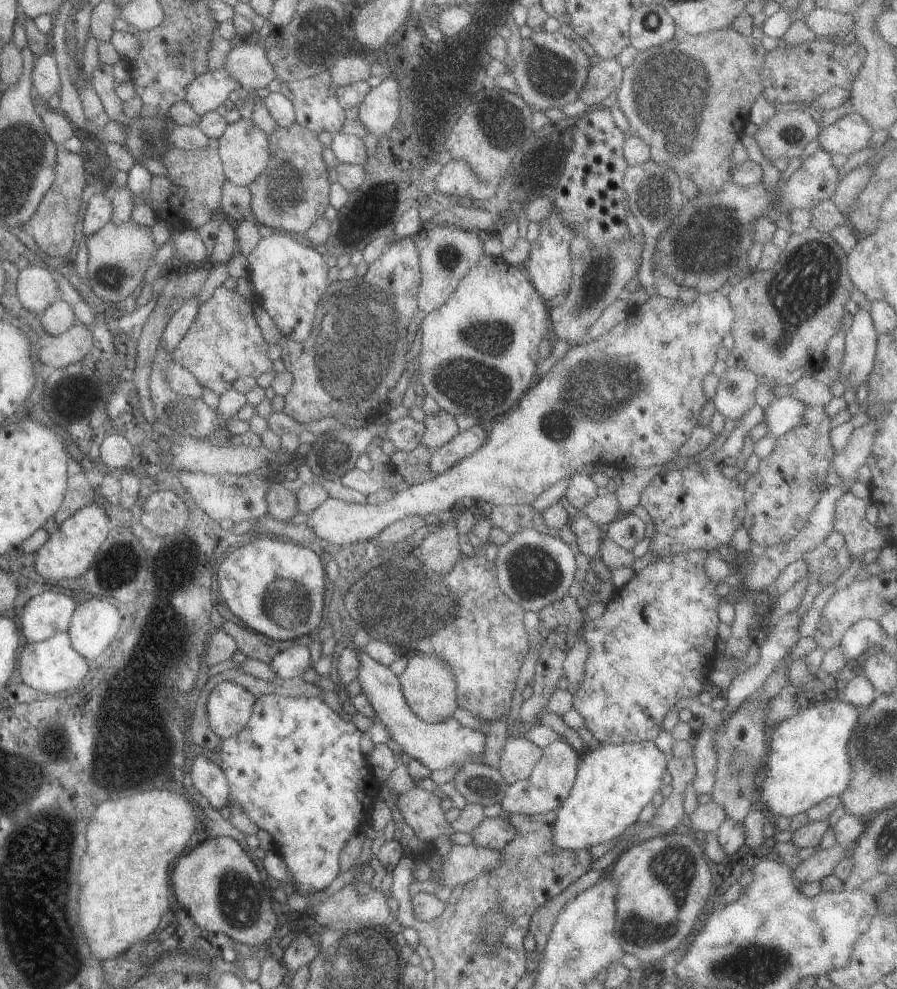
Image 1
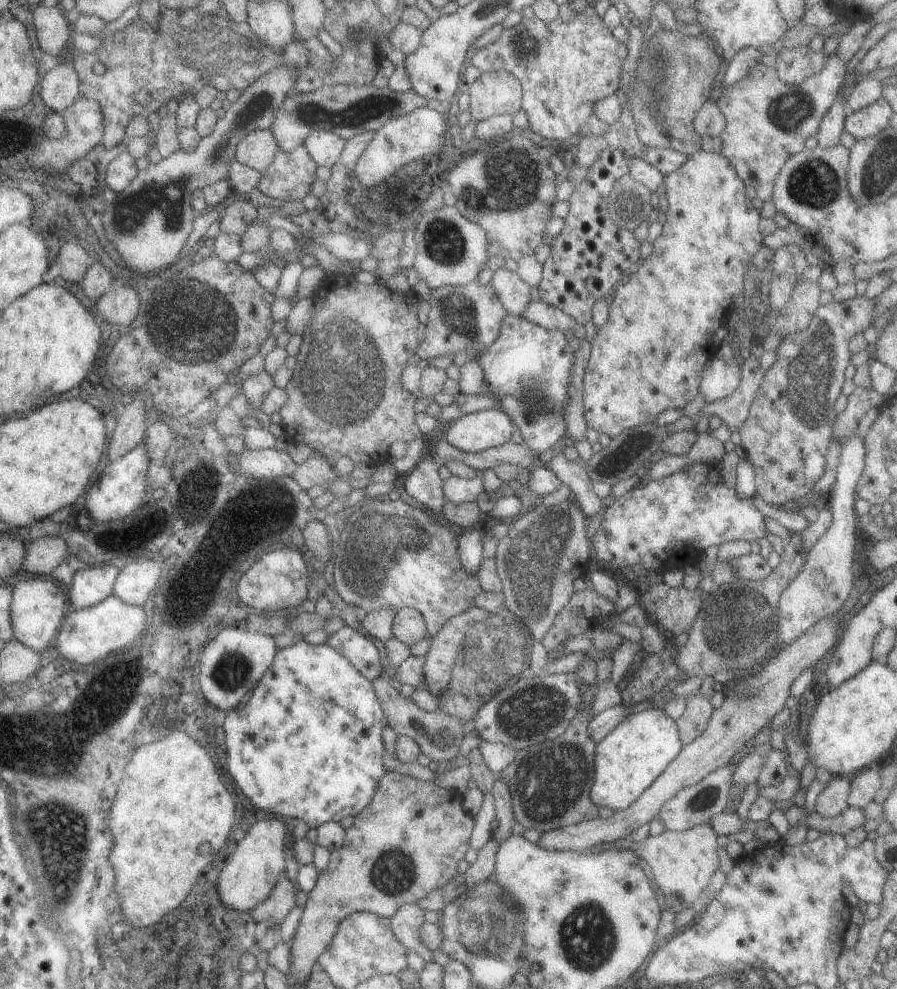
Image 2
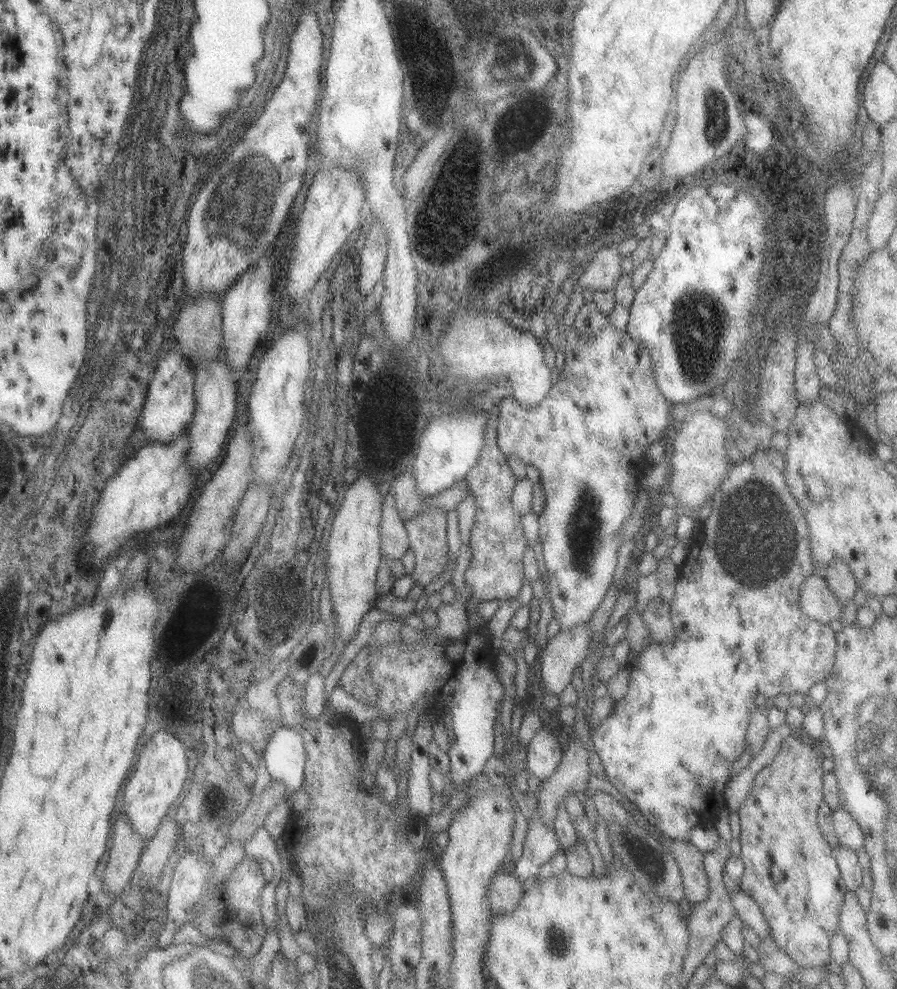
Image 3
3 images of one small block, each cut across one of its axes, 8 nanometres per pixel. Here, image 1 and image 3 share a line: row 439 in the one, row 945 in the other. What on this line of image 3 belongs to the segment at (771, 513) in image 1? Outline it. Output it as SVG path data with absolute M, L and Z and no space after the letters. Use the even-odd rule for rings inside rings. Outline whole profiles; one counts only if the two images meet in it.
M790 734L779 743L769 764L757 772L751 790L739 804L740 859L743 873L737 890L749 895L763 912L771 941L803 969L818 970L831 961L828 945L838 930L838 914L846 890L832 848L819 833L817 809L822 801L822 777L826 772L815 744L801 735Z

